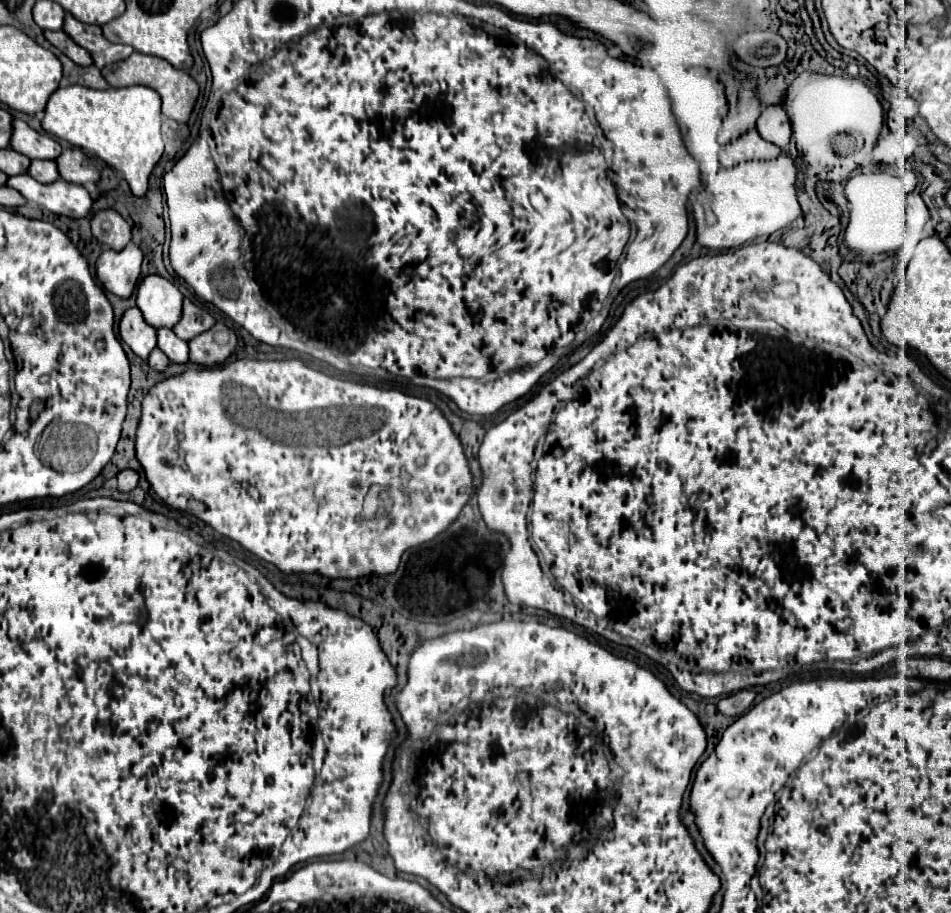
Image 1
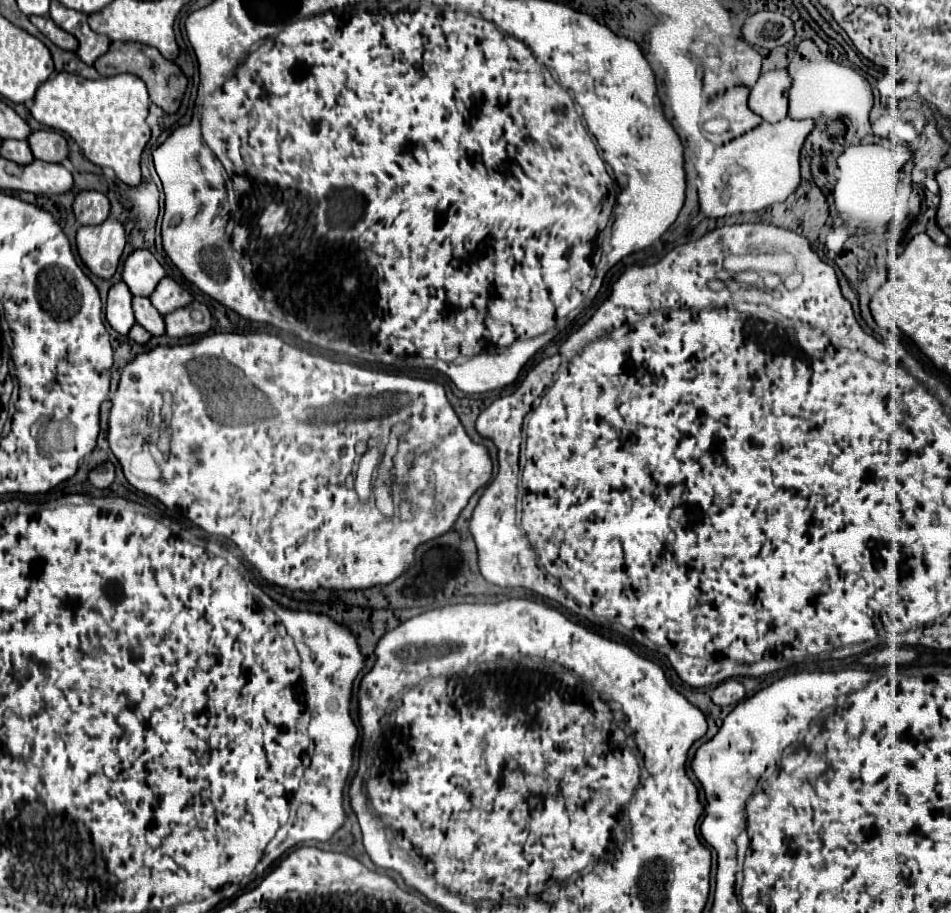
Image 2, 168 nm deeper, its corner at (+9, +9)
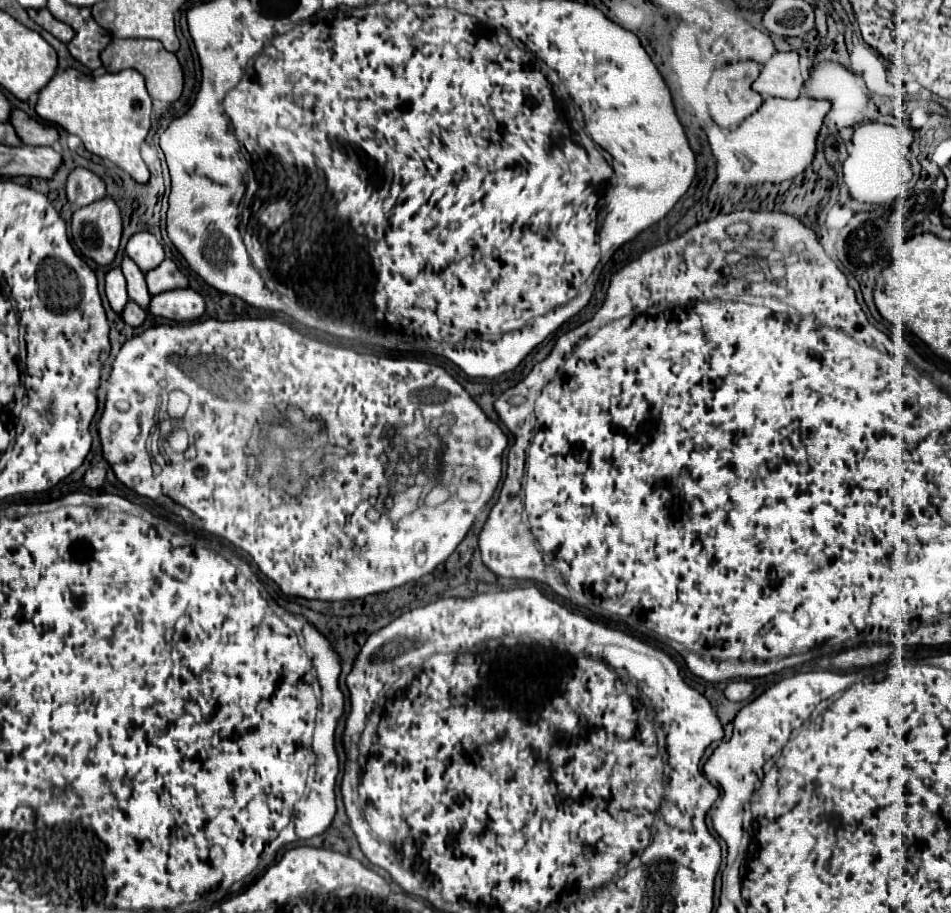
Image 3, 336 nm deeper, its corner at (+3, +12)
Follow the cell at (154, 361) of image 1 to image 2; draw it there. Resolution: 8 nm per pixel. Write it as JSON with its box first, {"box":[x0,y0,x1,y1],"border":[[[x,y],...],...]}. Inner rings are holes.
{"box":[127,324,151,344],"border":[[[133,324],[133,328],[129,330],[129,334],[127,334],[131,340],[135,340],[137,344],[145,344],[149,338],[151,338],[151,334],[143,328],[143,326],[139,326],[139,324]]]}

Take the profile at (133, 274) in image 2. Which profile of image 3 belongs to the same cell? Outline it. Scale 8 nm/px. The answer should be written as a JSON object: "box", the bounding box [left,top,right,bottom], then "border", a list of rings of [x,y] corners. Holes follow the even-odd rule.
{"box":[125,231,165,273],"border":[[[143,231],[143,233],[135,233],[129,243],[125,253],[129,255],[129,259],[133,259],[137,263],[137,267],[141,267],[143,273],[149,273],[153,267],[159,267],[165,259],[163,255],[163,247],[159,245],[159,241]]]}

